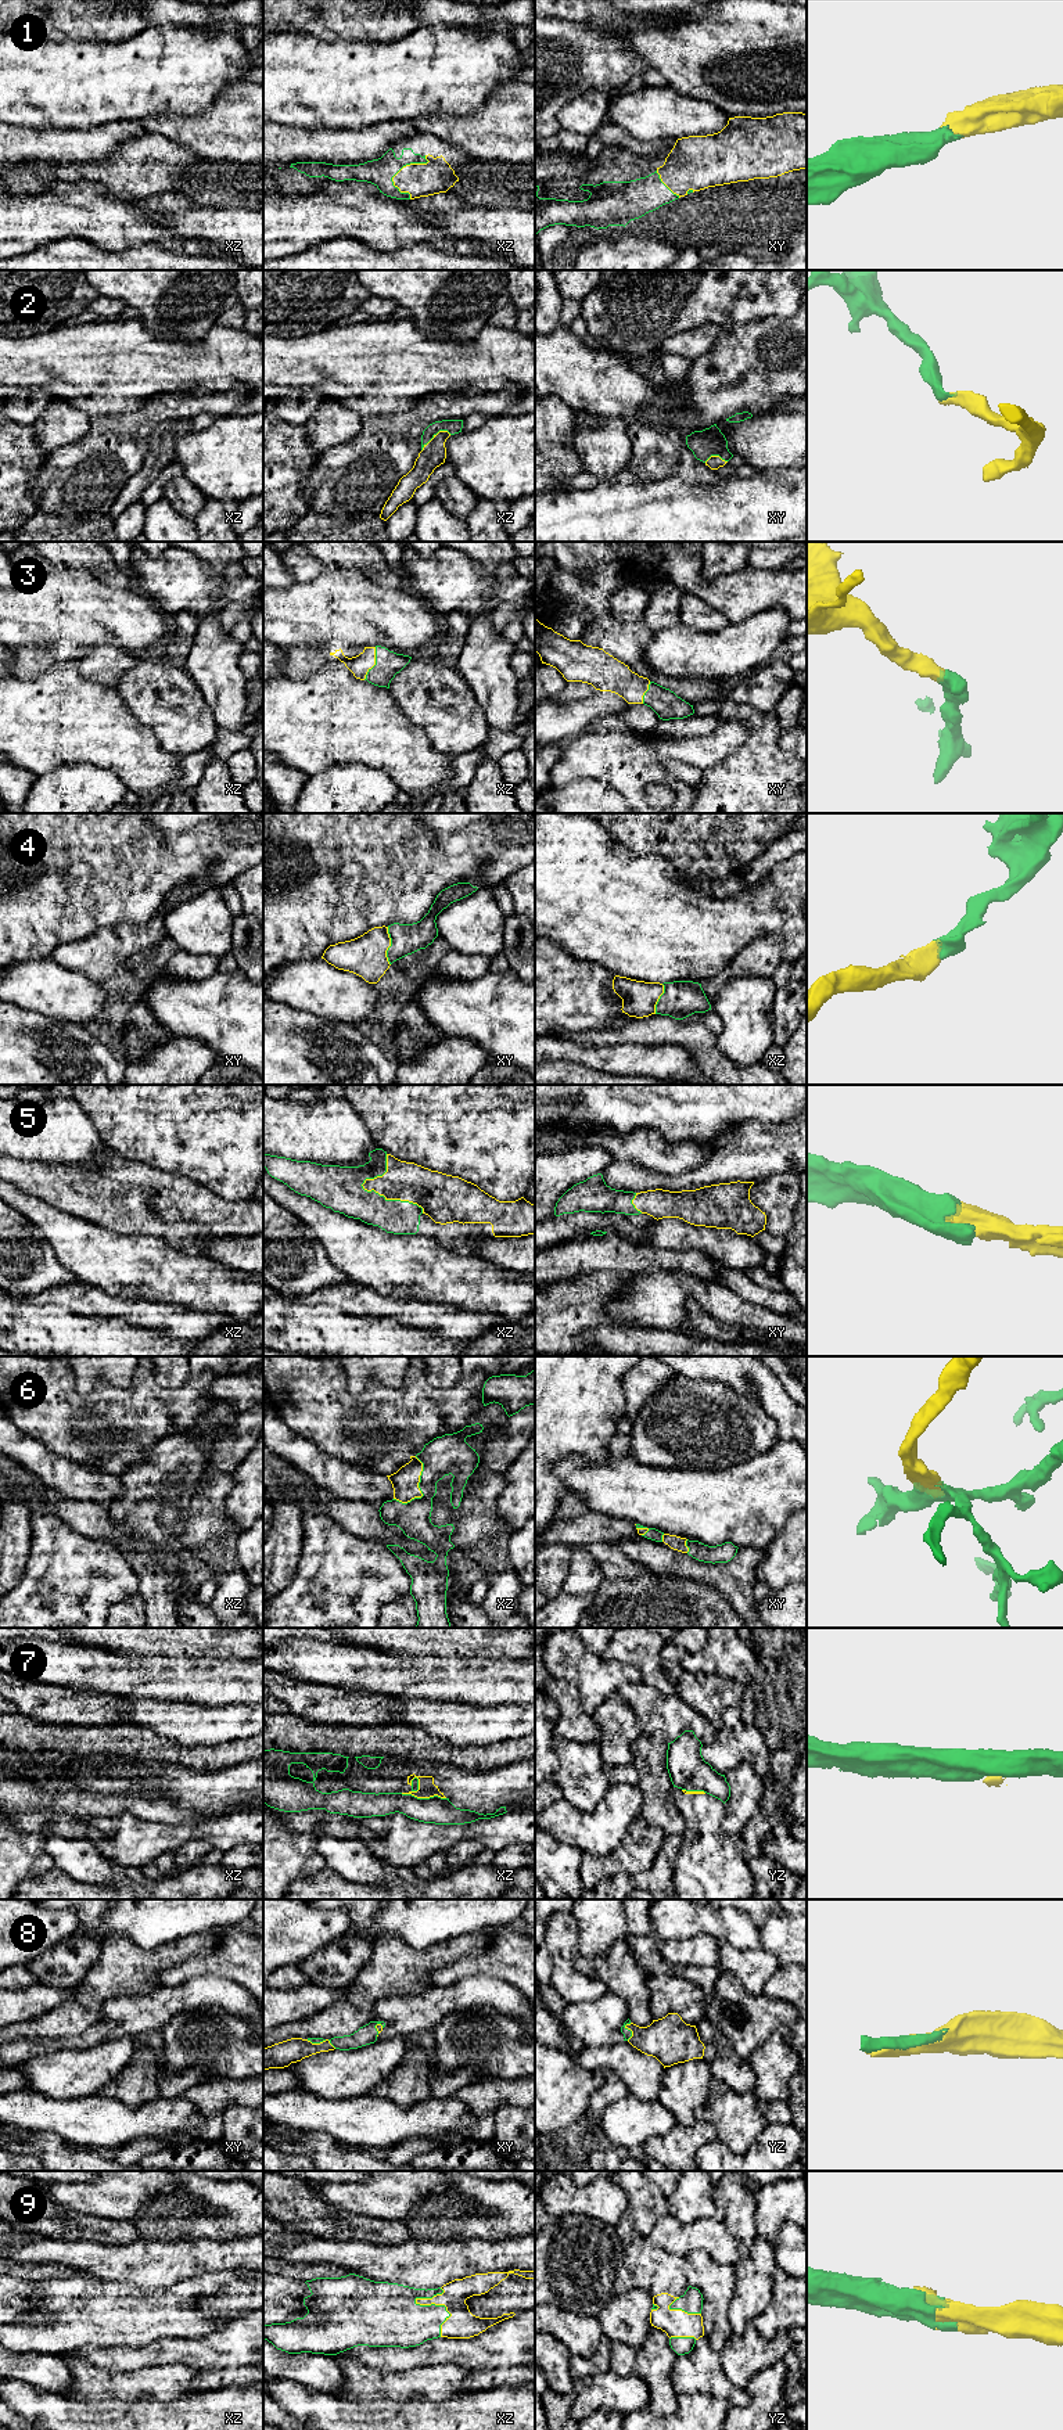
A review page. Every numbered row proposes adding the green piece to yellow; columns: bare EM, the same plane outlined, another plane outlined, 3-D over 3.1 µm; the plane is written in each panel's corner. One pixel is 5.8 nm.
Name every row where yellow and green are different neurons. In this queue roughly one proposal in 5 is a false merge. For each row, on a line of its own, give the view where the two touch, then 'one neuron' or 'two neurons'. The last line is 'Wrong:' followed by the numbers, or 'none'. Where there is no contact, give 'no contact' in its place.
1: xz | one neuron
2: xz | one neuron
3: xz | one neuron
4: xy | one neuron
5: xz | one neuron
6: xz | one neuron
7: xz | two neurons
8: yz | one neuron
9: xz | one neuron
Wrong: 7

